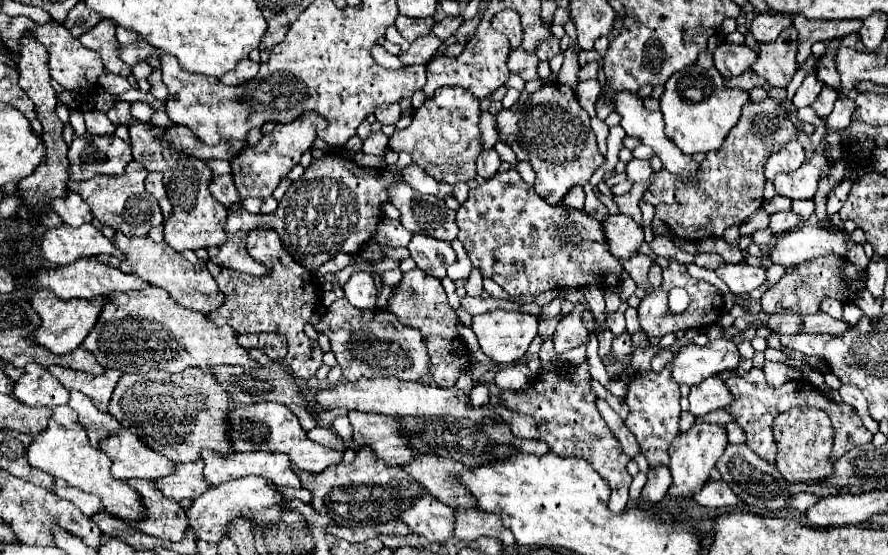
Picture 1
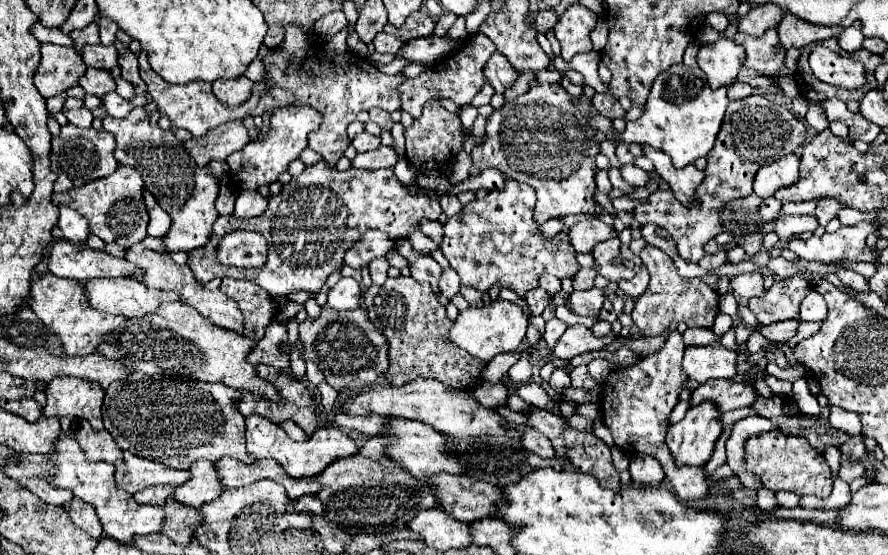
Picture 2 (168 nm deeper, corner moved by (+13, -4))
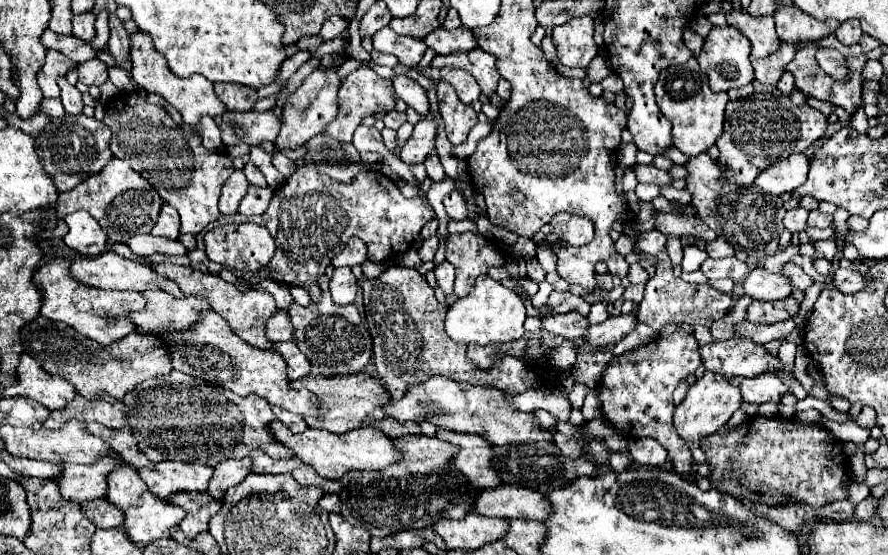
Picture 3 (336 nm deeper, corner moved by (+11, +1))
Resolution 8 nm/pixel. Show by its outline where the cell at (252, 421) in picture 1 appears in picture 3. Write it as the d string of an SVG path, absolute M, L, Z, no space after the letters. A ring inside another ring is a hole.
M272 421L268 423L268 429L278 443L282 443L302 463L310 465L318 475L326 479L340 479L346 471L352 471L352 469L358 469L358 471L384 469L388 467L388 463L394 463L396 459L400 459L400 453L392 447L392 439L388 439L382 431L372 429L372 427L354 429L344 435L334 435L328 431L318 431L318 429L306 429L304 433L292 433L280 421Z

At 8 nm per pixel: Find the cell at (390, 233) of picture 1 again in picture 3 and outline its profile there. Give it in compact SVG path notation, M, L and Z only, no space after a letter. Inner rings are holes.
M352 237L346 243L344 251L340 255L336 255L336 259L332 259L332 265L334 267L344 267L344 265L354 267L354 265L362 265L366 259L368 259L368 247L366 247L366 243L362 243L362 239Z

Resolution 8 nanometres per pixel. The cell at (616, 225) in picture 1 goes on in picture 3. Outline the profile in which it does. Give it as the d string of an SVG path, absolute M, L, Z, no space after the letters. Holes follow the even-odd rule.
M560 213L552 219L552 227L562 241L574 247L586 245L594 237L594 223L588 217L580 217L580 215Z

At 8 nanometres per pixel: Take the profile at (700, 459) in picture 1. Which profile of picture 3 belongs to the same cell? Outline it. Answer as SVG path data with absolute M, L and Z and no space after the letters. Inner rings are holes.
M706 371L702 375L702 379L698 379L690 387L686 399L676 407L674 429L684 443L700 443L702 439L710 437L718 429L722 429L726 425L726 421L732 417L732 413L740 407L740 403L742 403L740 391L736 391L736 387L728 385L724 375L708 375L708 371Z

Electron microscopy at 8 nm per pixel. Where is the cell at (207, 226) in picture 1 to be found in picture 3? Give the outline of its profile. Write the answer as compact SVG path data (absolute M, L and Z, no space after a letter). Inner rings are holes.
M146 91L120 93L112 97L106 105L106 115L102 121L112 131L110 149L114 157L126 159L132 169L148 179L158 195L180 213L182 235L198 235L208 223L220 217L218 199L226 179L232 173L230 159L206 151L202 141L196 147L190 141L194 137L192 129L178 125L164 107L150 105L146 101Z

